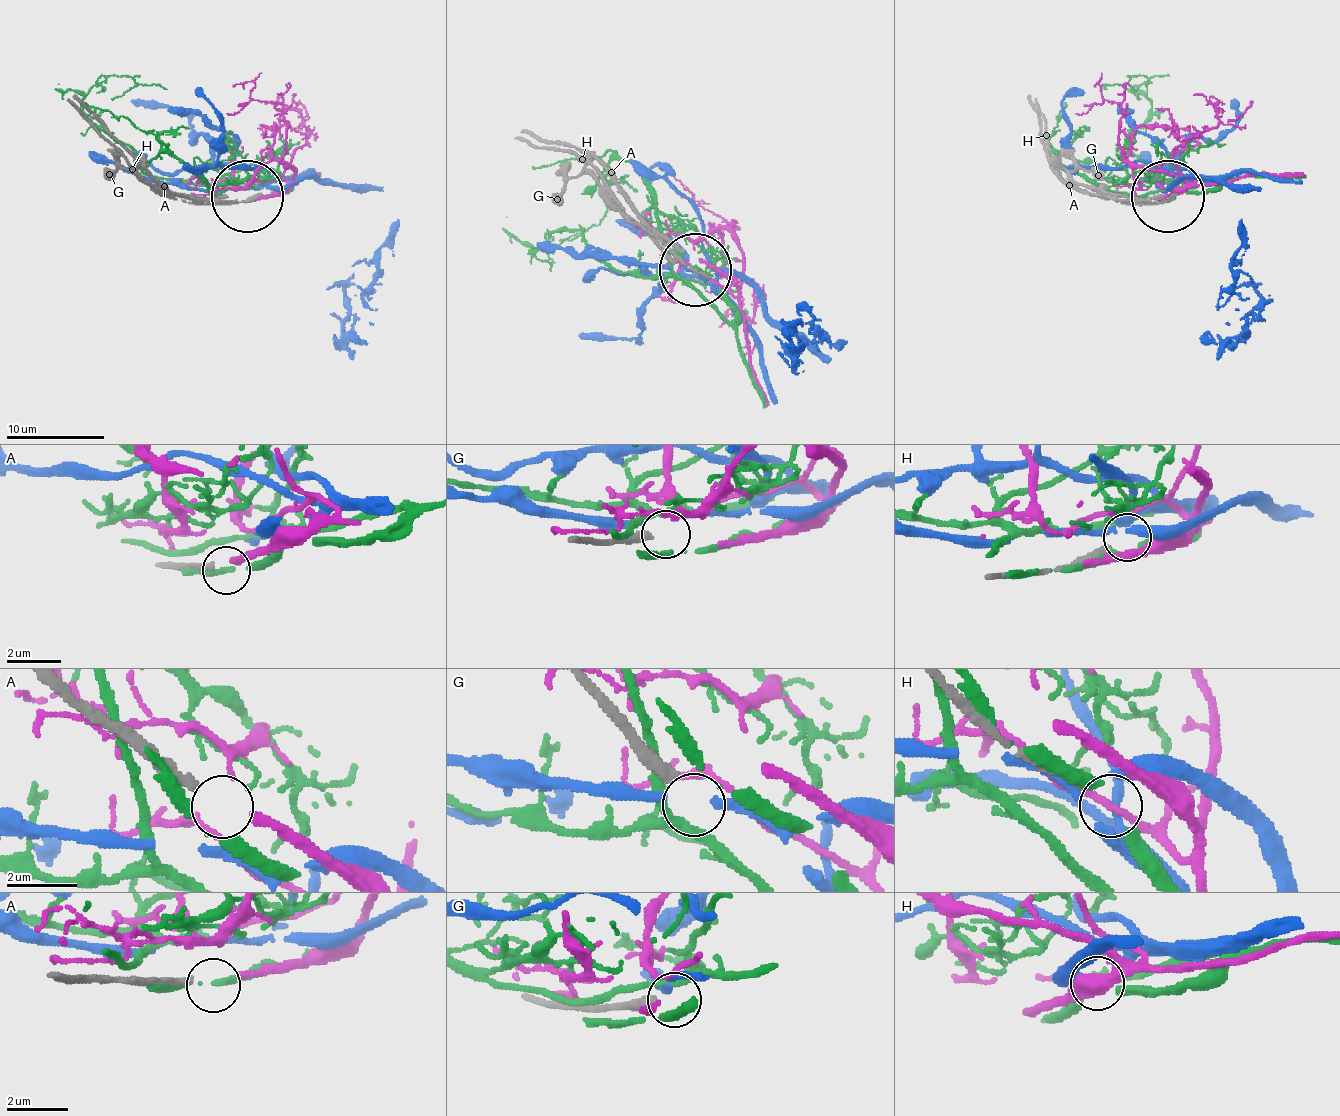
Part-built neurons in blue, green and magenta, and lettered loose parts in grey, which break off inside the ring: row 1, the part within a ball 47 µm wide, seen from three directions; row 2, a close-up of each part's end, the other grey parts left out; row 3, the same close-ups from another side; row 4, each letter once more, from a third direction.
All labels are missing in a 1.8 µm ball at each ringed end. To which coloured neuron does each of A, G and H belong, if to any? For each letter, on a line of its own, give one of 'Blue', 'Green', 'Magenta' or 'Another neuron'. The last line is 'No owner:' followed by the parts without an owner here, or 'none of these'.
A: Magenta
G: Blue
H: Another neuron
No owner: H

